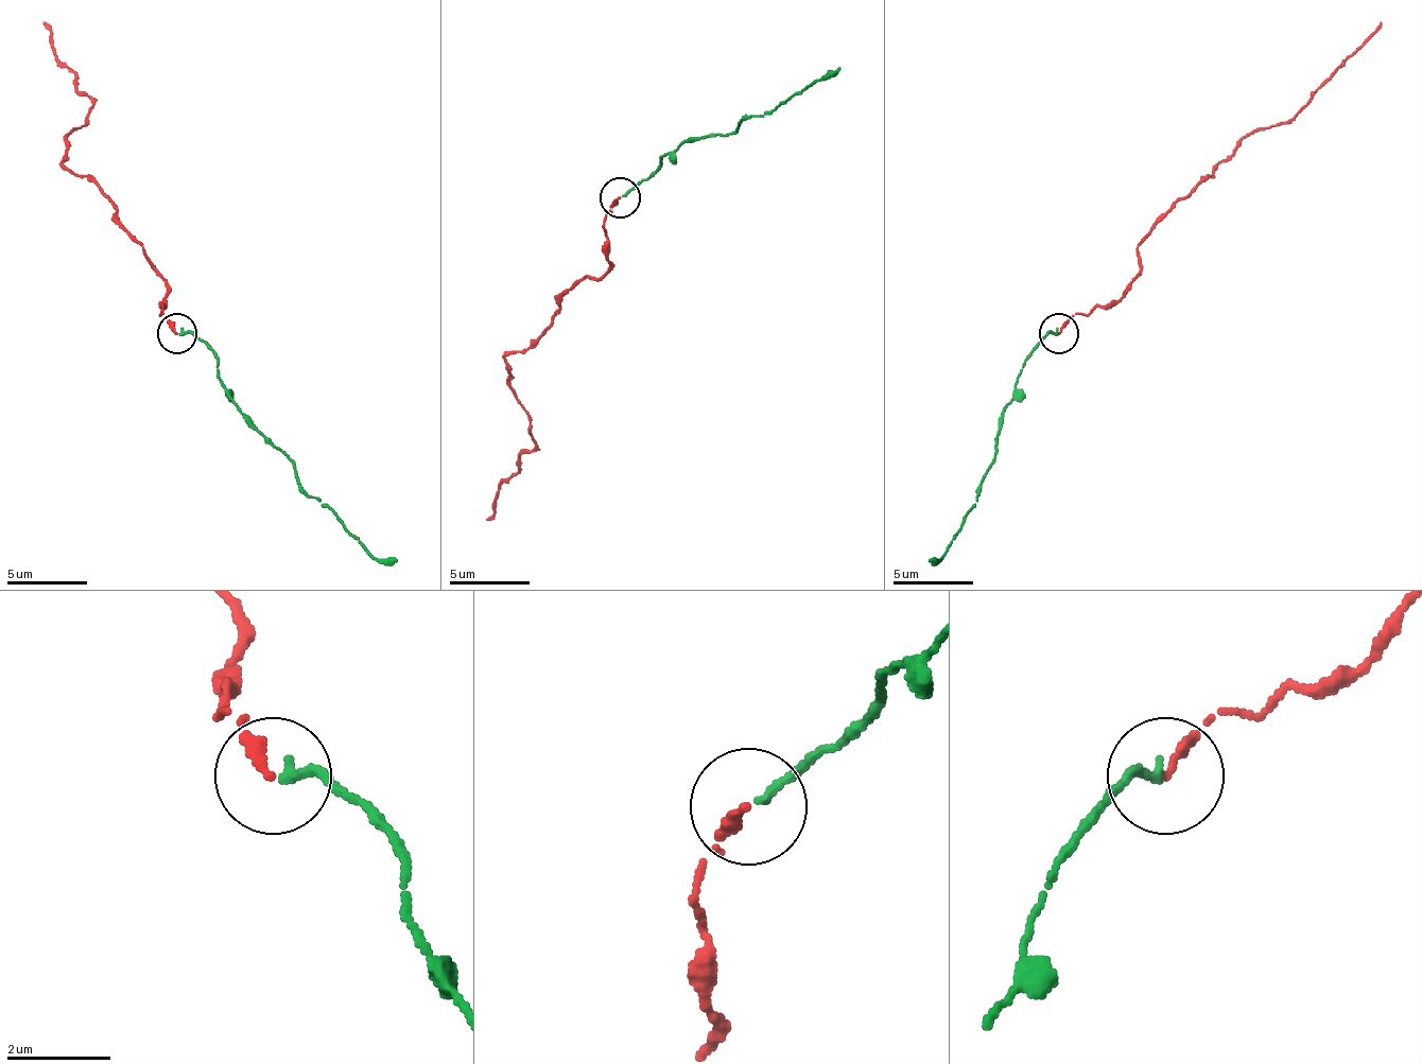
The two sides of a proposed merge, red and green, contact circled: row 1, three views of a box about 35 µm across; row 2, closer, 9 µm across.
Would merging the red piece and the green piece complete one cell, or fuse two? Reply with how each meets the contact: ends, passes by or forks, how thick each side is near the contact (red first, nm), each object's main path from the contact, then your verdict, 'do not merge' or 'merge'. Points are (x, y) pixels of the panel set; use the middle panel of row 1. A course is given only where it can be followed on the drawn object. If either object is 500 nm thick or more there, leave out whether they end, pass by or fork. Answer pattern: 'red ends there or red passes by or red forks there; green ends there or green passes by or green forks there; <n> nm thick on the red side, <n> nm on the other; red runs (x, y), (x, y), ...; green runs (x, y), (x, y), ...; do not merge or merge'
red ends there; green ends there; 190 nm thick on the red side, 160 nm on the other; red runs (621, 196), (605, 216), (609, 268), (577, 280), (553, 320), (505, 361), (533, 448), (485, 520); green runs (621, 196), (637, 189), (685, 141), (736, 128), (745, 121), (765, 117), (820, 76), (840, 69); merge

